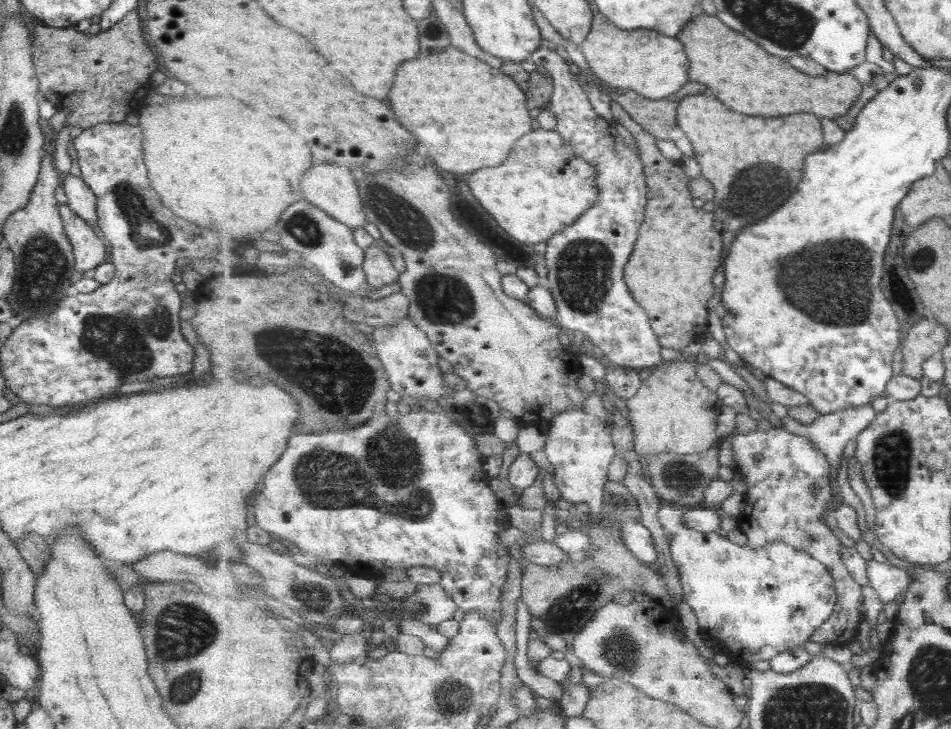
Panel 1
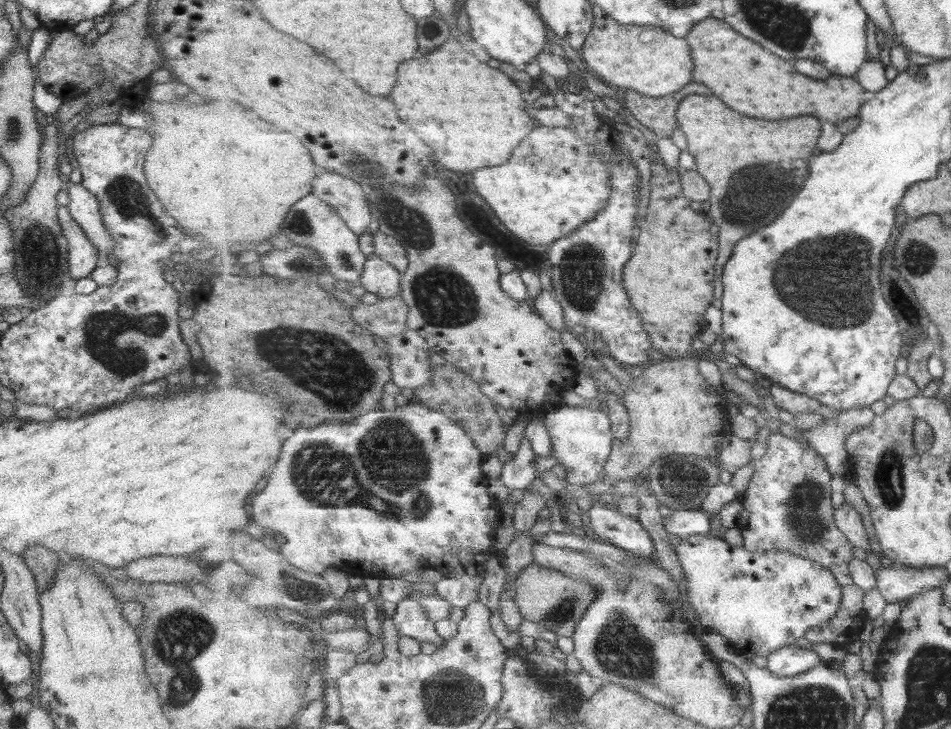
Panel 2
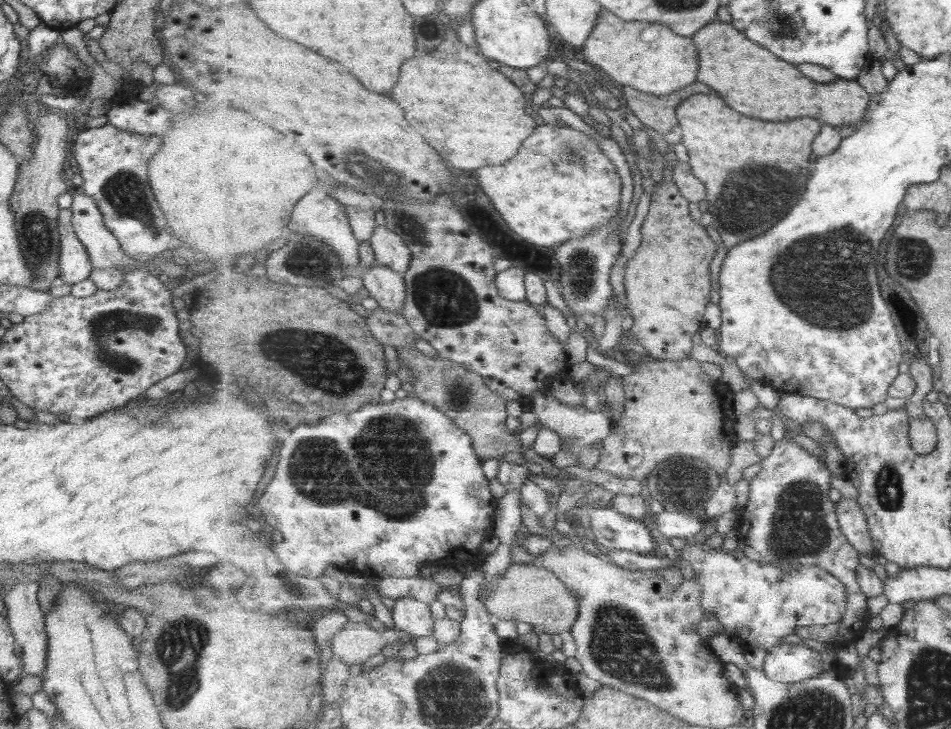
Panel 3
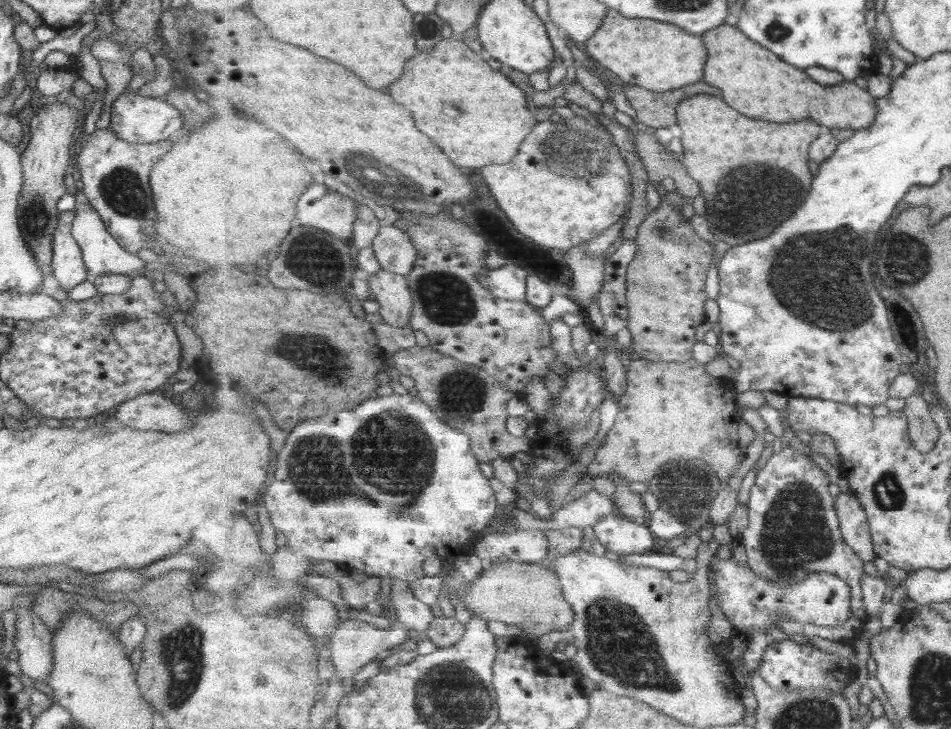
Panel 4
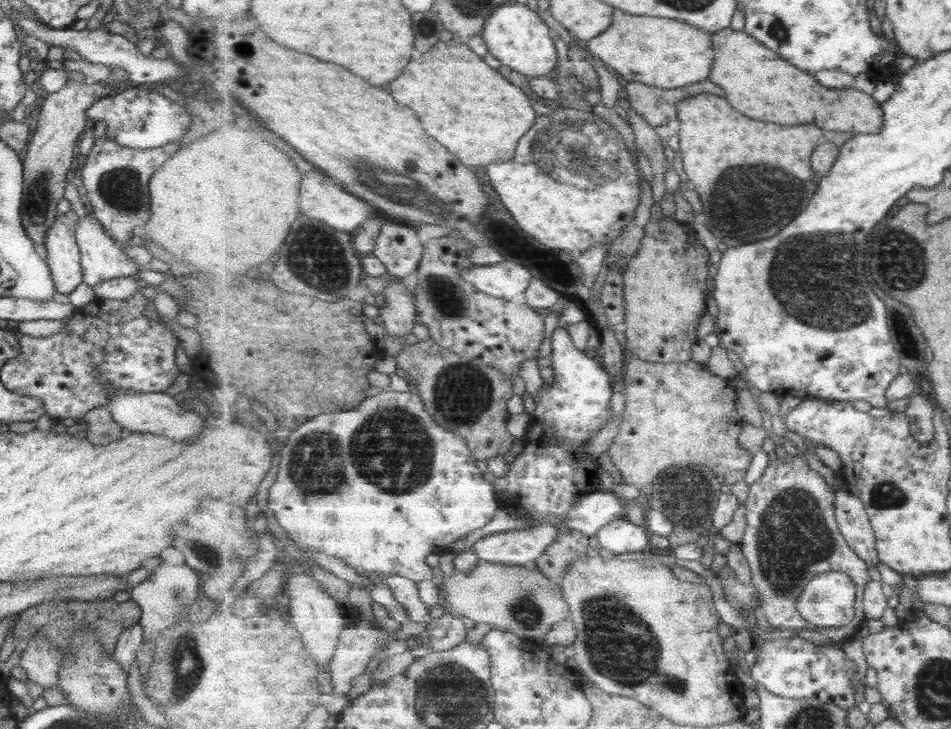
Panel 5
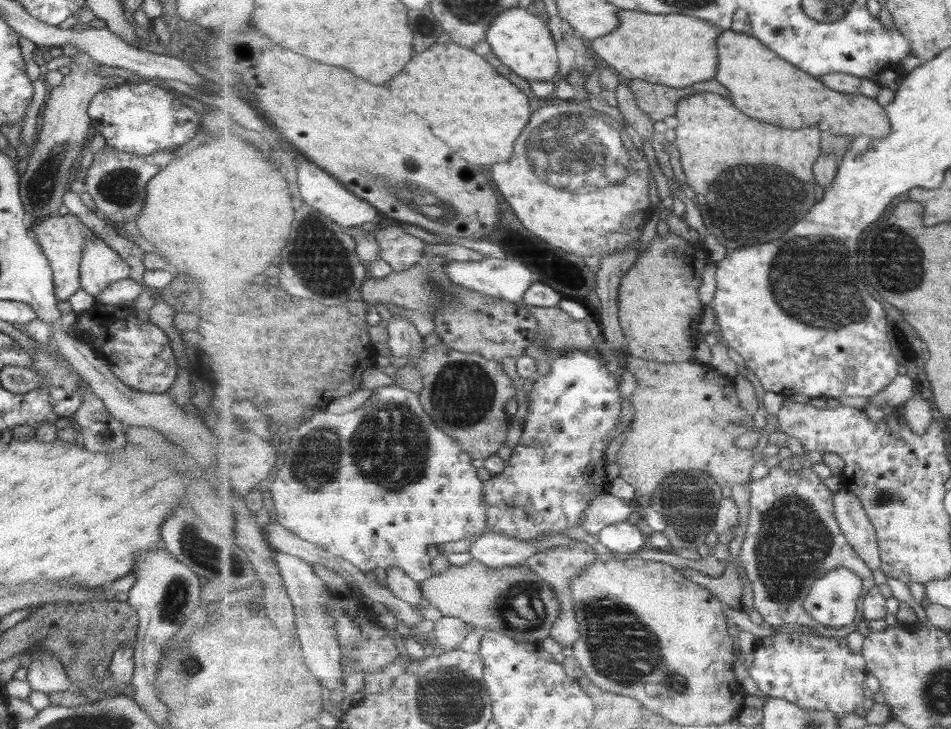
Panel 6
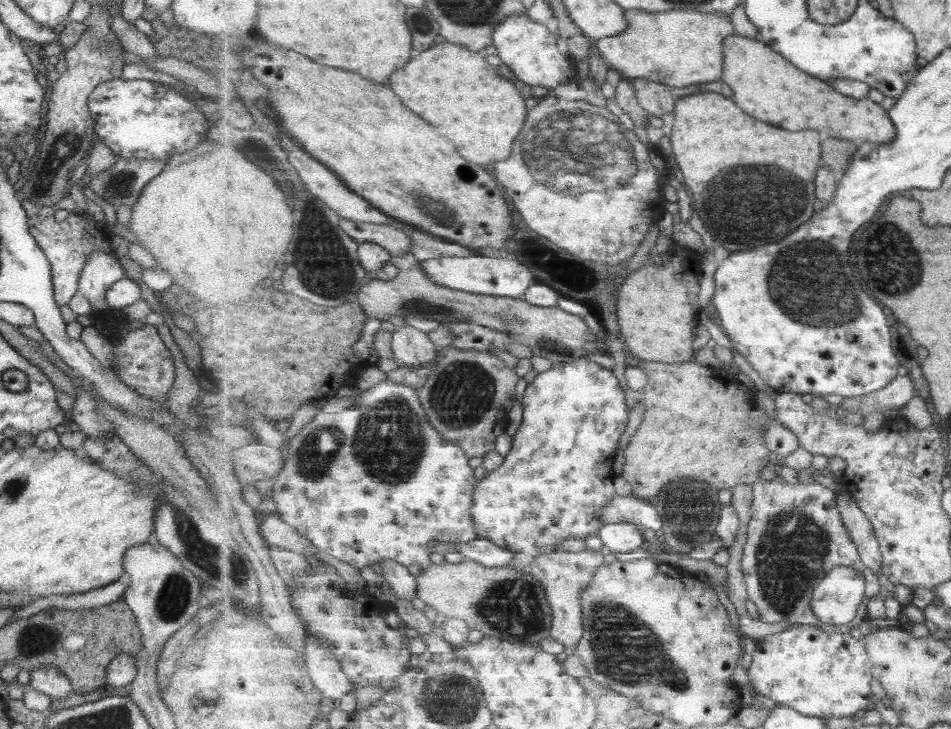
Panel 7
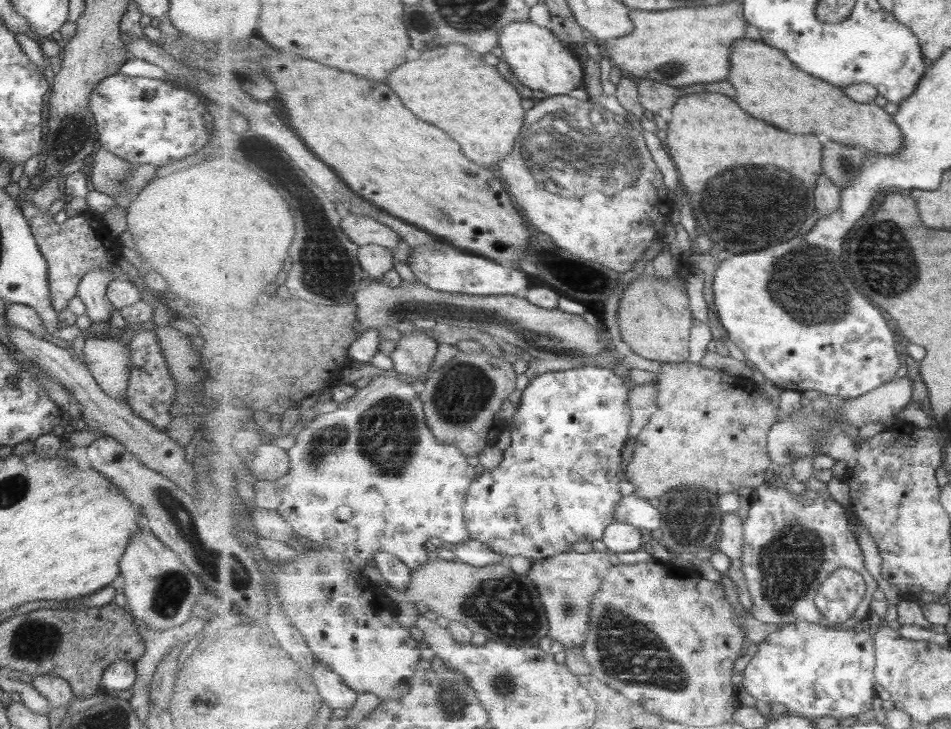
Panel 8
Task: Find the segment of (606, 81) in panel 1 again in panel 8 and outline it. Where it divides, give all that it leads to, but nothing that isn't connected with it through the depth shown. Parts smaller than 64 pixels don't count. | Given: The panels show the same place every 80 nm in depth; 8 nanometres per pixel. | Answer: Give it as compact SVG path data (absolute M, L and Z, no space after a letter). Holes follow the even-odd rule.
M741 2L705 8L675 8L667 11L630 10L635 30L629 36L600 43L602 52L636 80L650 79L674 87L719 83L729 78L732 46L747 36L747 20Z

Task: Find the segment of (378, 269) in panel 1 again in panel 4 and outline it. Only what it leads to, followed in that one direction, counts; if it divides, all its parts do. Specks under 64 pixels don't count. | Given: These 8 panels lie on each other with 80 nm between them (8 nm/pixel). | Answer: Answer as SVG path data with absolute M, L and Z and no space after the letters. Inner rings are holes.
M381 269L377 274L371 274L367 282L369 284L369 290L375 294L376 300L379 302L380 308L378 313L380 316L391 326L410 326L414 304L410 286L408 285L408 278Z

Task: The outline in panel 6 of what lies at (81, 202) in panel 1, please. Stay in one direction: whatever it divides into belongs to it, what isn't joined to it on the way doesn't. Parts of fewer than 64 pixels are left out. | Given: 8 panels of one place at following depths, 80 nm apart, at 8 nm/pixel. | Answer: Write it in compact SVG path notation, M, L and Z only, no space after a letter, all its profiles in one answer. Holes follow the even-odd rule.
M93 233L86 238L78 278L81 289L95 297L108 284L126 279L129 272L129 265L101 239Z

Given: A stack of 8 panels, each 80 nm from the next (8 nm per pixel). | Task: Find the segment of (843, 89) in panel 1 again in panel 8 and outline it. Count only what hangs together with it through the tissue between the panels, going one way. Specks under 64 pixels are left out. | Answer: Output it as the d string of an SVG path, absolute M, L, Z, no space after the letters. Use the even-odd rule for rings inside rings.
M747 38L736 40L732 46L730 55L731 64L731 82L737 91L737 102L751 112L751 116L767 120L769 124L775 124L777 128L783 128L795 134L826 134L830 139L841 141L847 146L855 146L866 149L867 153L879 154L896 154L904 146L904 134L898 127L894 116L888 113L885 108L877 106L872 102L859 103L851 100L842 88L836 87L825 80L819 80L801 68L797 68L789 58L787 53L773 45L763 44L763 41L755 41Z

